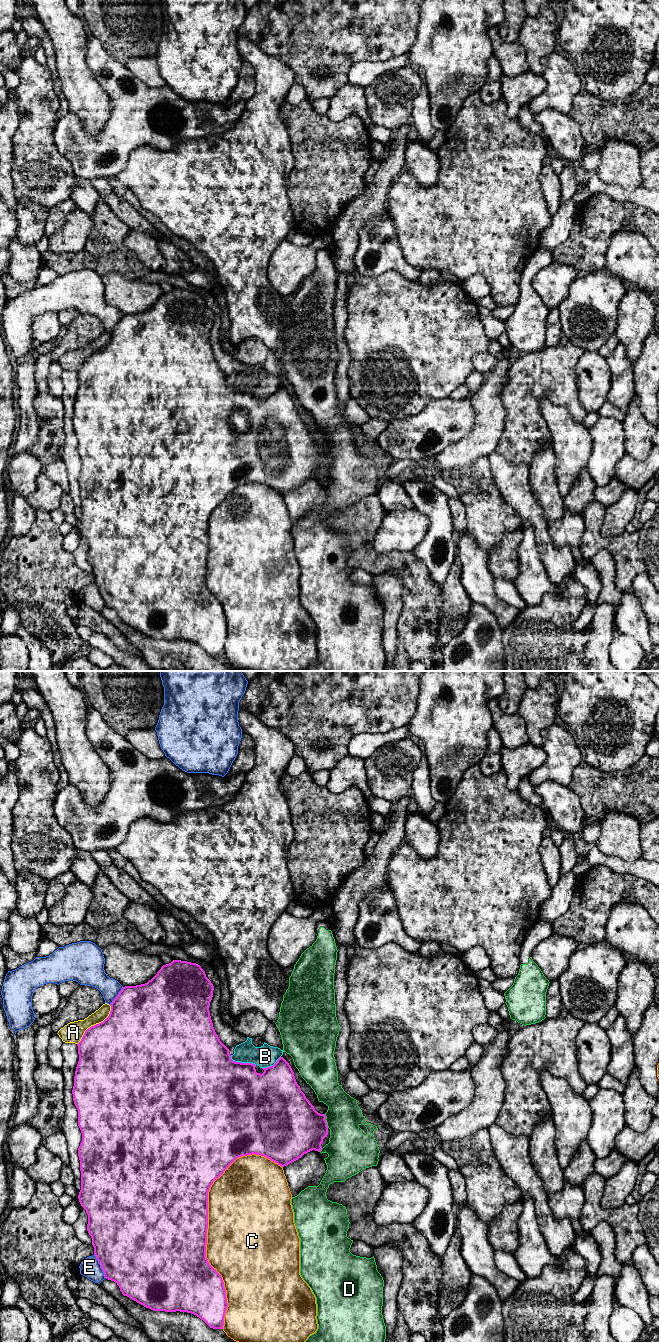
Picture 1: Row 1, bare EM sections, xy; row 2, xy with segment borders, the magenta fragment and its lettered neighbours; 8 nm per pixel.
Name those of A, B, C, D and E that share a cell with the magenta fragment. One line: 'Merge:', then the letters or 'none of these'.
Merge: none of these

